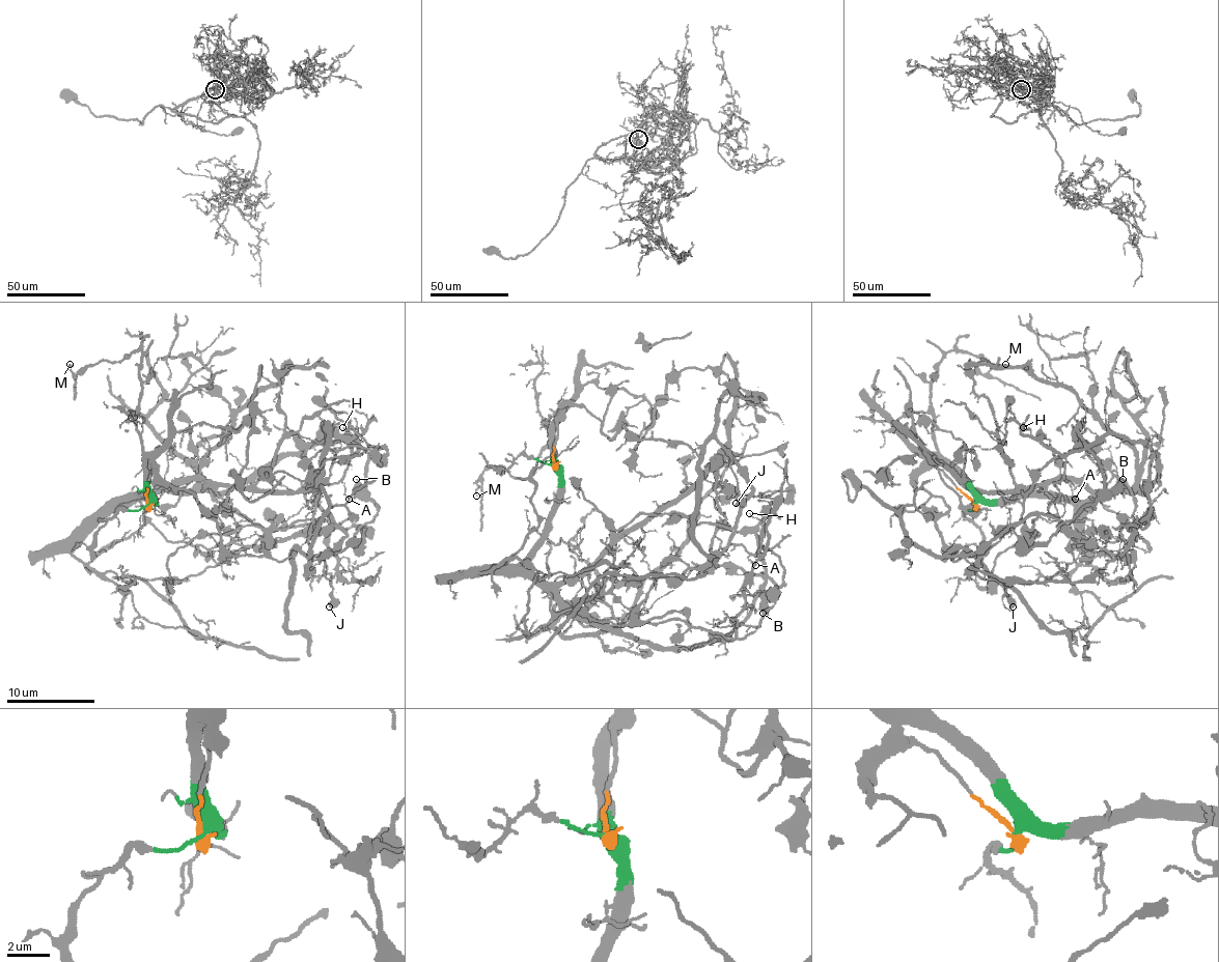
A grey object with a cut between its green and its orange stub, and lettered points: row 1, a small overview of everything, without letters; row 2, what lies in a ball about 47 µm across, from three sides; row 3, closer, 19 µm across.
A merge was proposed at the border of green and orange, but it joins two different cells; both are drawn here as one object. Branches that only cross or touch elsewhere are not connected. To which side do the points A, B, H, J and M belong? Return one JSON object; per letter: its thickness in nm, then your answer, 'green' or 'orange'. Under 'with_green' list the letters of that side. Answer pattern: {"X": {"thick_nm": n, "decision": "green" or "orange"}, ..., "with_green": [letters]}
{"A": {"thick_nm": 110, "decision": "green"}, "B": {"thick_nm": 180, "decision": "green"}, "H": {"thick_nm": 110, "decision": "green"}, "J": {"thick_nm": 360, "decision": "orange"}, "M": {"thick_nm": 130, "decision": "green"}, "with_green": ["A", "B", "H", "M"]}

